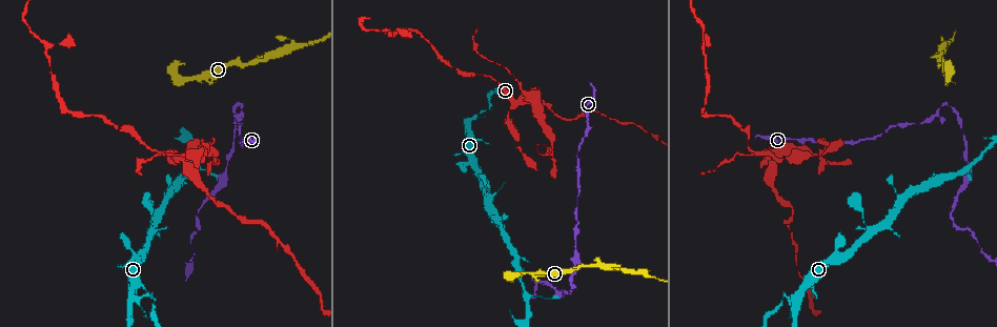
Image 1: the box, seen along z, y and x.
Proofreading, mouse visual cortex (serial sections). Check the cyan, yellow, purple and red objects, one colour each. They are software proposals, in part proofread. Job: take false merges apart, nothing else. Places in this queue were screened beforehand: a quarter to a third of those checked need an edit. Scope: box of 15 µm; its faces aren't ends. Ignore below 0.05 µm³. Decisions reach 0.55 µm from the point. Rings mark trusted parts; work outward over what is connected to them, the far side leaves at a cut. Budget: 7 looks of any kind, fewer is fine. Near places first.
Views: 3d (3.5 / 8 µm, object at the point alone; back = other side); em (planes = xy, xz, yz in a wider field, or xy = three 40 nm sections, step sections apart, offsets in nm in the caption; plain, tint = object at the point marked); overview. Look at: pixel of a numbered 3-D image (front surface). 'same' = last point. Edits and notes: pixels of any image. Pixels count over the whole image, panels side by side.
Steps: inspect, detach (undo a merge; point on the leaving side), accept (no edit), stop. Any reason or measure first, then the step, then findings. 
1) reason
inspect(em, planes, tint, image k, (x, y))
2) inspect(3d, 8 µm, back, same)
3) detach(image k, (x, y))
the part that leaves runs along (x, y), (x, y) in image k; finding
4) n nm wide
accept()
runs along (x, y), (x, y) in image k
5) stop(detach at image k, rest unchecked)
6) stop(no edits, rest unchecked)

three-way junction
inspect(3d, 3.5 µm, image 1, (469, 120))

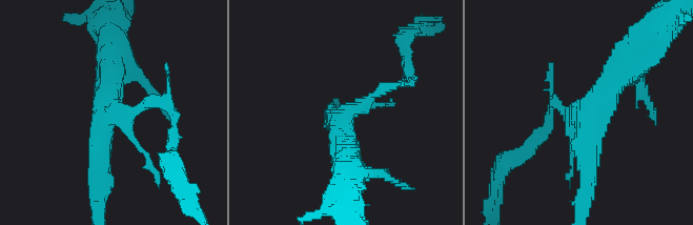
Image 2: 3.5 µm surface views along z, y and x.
inspect(em, xy, step 1, tint, image 2, (344, 118))

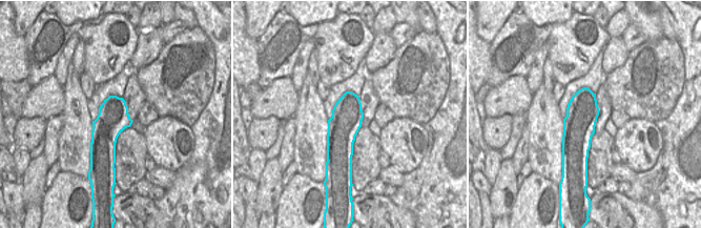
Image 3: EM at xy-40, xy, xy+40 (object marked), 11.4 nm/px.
detach(image 2, (393, 85))
the part that leaves runs along (365, 102), (410, 83), (407, 57) in image 2; a second cell is stuck on

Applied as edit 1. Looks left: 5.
inspect(overview)

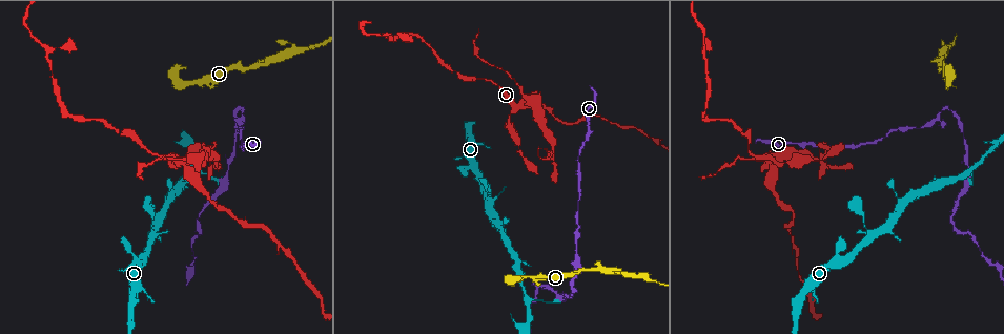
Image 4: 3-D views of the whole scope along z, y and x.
calibre changes
inspect(3d, 3.5 µm, back, image 4, (703, 49))

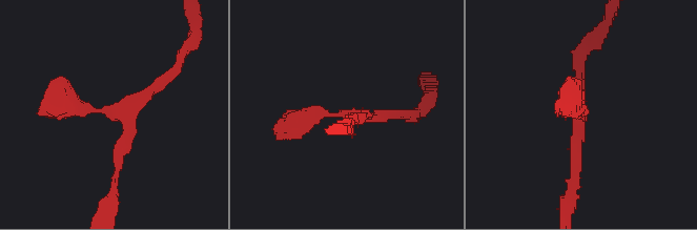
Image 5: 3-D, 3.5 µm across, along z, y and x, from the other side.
3 arms; arms of 150, 200, 200 nm
inspect(em, xy, step 5, tint, image 5, (129, 109))

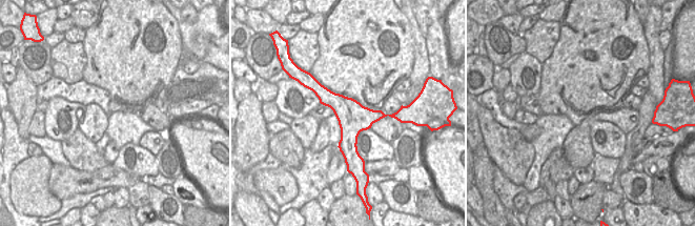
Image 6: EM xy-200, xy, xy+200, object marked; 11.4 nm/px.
accept()
runs along (114, 176), (127, 109), (59, 106) in image 5; all the same cell

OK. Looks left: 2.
abrupt turn
inspect(3d, 8 µm, image 4, (942, 109))

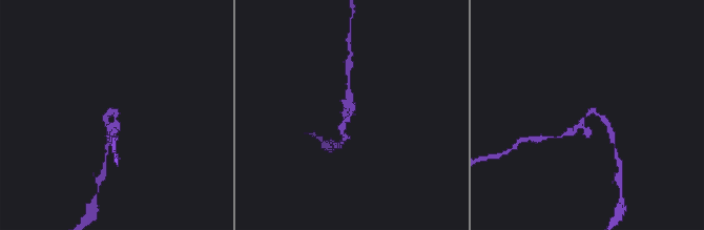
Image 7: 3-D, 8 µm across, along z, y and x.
closer look
inspect(3d, 3.5 µm, image 7, (589, 116))

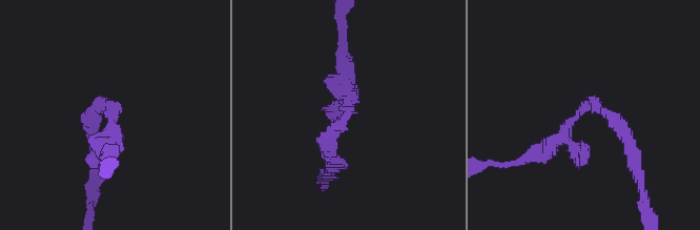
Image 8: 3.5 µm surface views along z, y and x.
detach(image 8, (89, 126))
the part that leaves runs along (579, 113), (609, 113), (636, 168) in image 8; two cells meet here

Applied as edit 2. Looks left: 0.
stop(detach at image 2, detach at image 8, rest unchecked)

